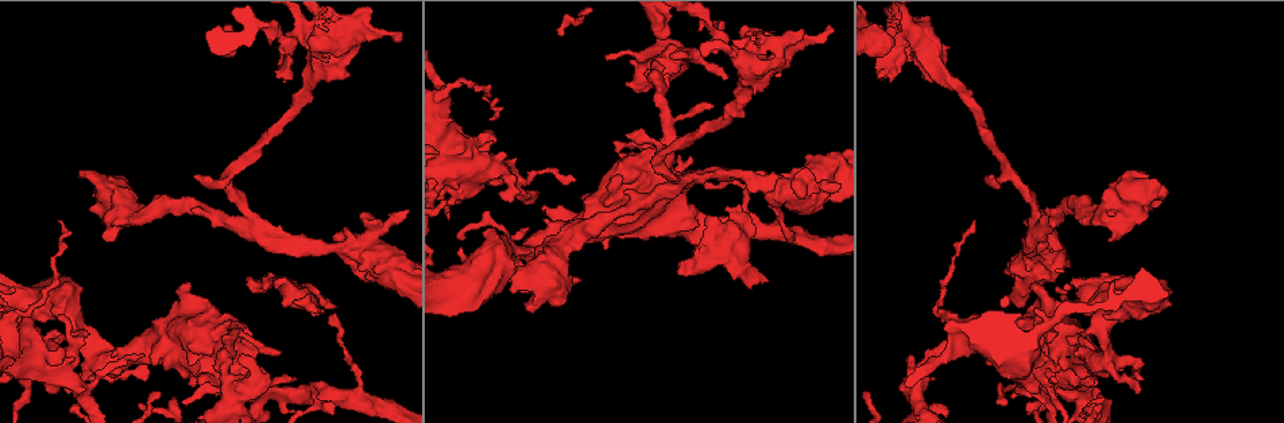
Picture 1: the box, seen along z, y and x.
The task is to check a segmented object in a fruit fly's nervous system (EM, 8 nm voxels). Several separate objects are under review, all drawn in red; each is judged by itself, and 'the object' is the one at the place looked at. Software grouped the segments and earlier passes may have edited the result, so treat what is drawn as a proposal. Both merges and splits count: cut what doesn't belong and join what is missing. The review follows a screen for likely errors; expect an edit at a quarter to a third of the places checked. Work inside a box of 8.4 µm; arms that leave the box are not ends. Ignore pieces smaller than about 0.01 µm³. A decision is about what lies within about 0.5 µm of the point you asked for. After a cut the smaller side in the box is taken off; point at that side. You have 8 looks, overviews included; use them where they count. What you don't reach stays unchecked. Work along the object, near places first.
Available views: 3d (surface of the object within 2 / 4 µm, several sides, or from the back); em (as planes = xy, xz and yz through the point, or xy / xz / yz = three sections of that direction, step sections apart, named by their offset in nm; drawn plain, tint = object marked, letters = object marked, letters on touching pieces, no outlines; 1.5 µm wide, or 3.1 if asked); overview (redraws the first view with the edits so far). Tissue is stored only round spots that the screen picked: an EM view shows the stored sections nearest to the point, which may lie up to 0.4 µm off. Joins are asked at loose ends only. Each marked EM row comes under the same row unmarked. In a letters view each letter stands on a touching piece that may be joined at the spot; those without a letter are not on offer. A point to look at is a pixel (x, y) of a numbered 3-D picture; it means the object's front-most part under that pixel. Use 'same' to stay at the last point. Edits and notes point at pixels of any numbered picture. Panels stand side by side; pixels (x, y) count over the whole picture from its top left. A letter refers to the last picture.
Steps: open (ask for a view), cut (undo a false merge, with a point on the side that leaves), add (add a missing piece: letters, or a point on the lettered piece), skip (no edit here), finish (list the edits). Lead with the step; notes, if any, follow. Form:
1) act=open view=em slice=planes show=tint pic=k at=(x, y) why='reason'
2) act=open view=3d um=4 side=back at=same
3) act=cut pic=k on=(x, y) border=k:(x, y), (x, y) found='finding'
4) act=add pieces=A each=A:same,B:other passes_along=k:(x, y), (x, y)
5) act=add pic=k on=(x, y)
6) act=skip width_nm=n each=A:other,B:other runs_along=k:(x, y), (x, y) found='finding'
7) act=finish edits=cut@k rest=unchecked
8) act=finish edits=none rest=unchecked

act=open view=3d um=2 pic=1 at=(311, 39)

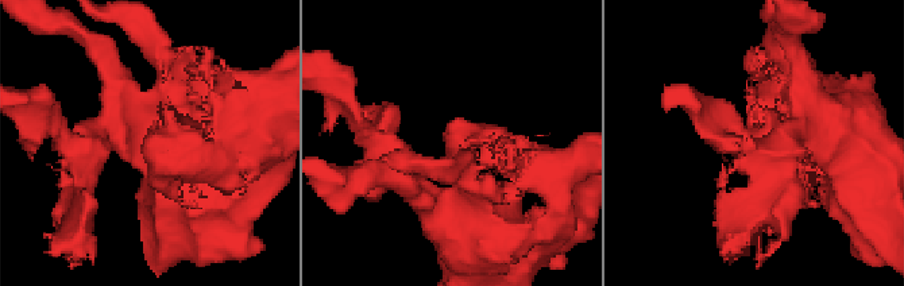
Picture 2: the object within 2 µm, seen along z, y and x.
act=open view=em slice=yz step=8 show=letters pic=2 at=(462, 118) why='now the EM'

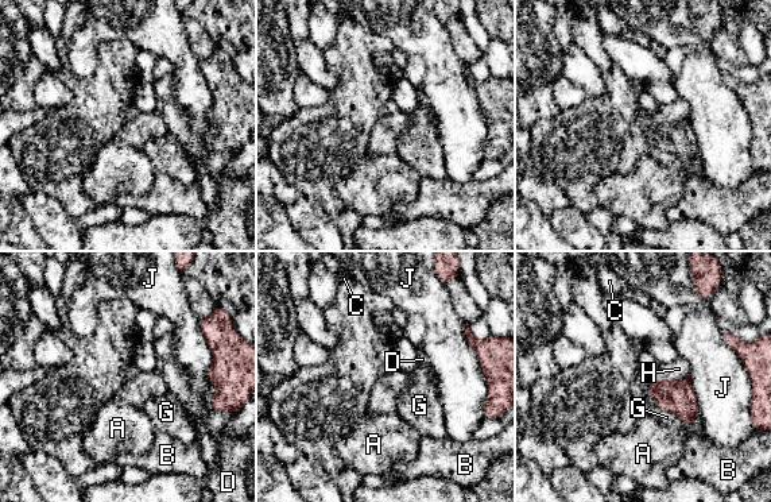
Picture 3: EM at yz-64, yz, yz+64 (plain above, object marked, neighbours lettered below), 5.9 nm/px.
act=open view=em slice=planes show=letters at=same

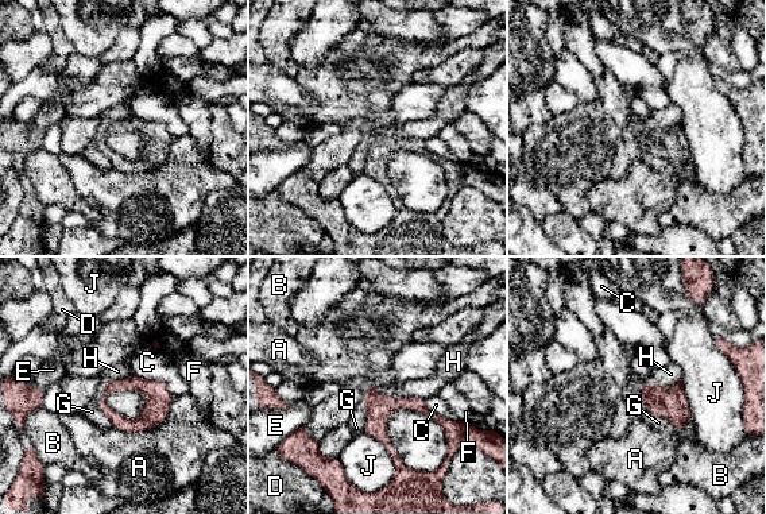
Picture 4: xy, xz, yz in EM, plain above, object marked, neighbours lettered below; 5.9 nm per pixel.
act=skip longest_contact=A:440nm each=A:other,B:other,C:other,D:other,E:other,F:other,G:other,H:other,J:other border=4:(376, 387), (382, 394), (424, 400) found='none of them fits'

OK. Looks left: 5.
act=open view=em slice=planes show=letters pic=1 at=(17, 315) why='calibre changes'

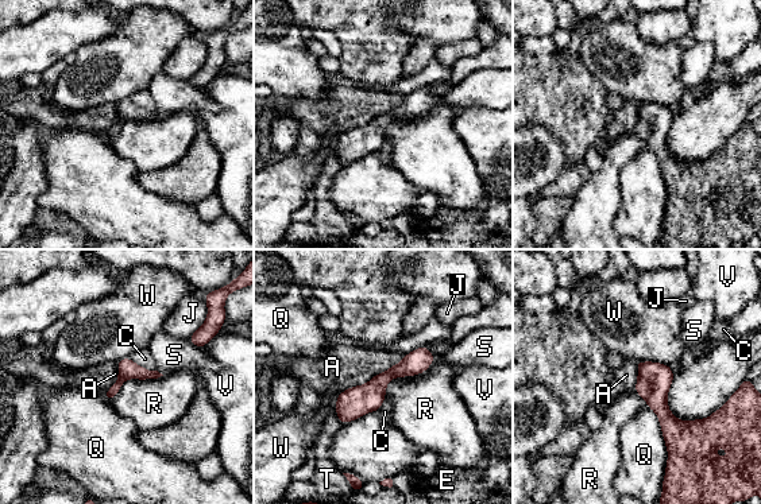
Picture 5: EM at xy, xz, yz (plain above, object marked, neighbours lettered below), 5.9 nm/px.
act=skip width_nm=110 each=A:other,C:other,E:other,J:other,Q:other,R:other,S:other,T:other,V:other,W:other runs_along=5:(429, 356), (389, 373), (343, 418) found='continuous, no second cell'

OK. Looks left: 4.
act=open view=3d um=2 pic=1 at=(766, 279)

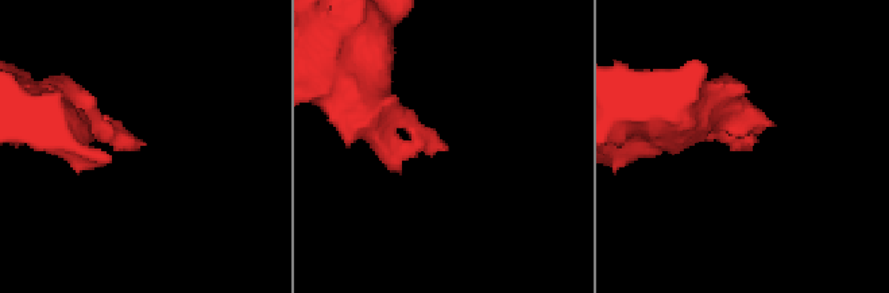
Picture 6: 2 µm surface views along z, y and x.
act=open view=em slice=yz step=4 show=letters pic=6 at=(444, 148) why='shape alone is not enough'

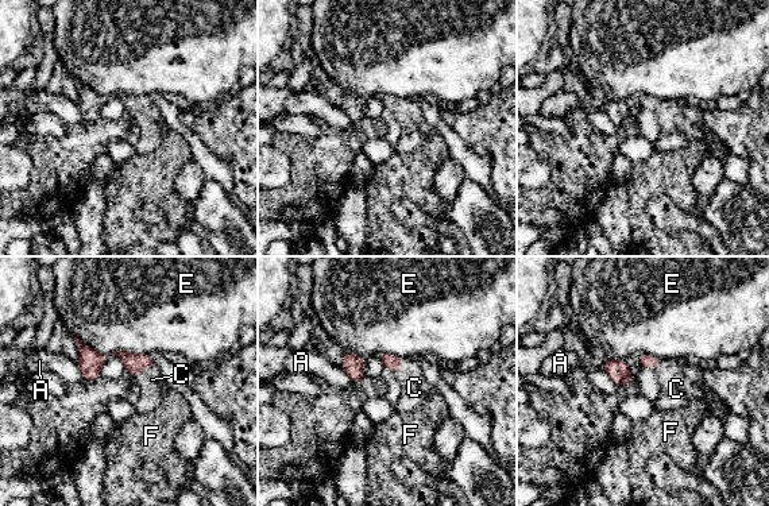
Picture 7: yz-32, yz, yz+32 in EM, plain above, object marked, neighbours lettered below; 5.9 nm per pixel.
act=open view=em slice=planes show=letters at=same

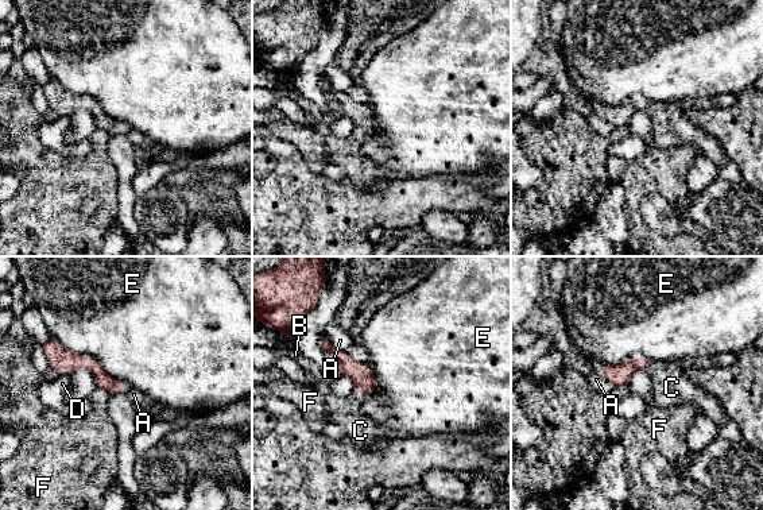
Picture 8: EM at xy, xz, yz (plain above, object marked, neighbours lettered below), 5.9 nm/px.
act=add pieces=C each=A:other,B:other,C:same,D:other,E:other,F:other passes_along=8:(363, 377), (360, 391), (360, 431) found='the cell continues'

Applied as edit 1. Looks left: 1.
act=finish edits=add@8 rest=unchecked

